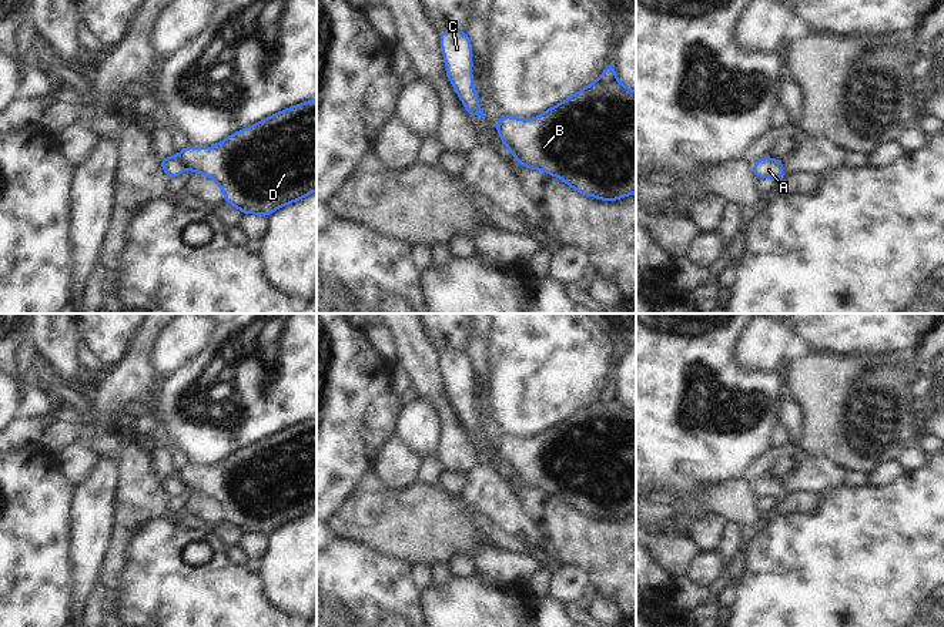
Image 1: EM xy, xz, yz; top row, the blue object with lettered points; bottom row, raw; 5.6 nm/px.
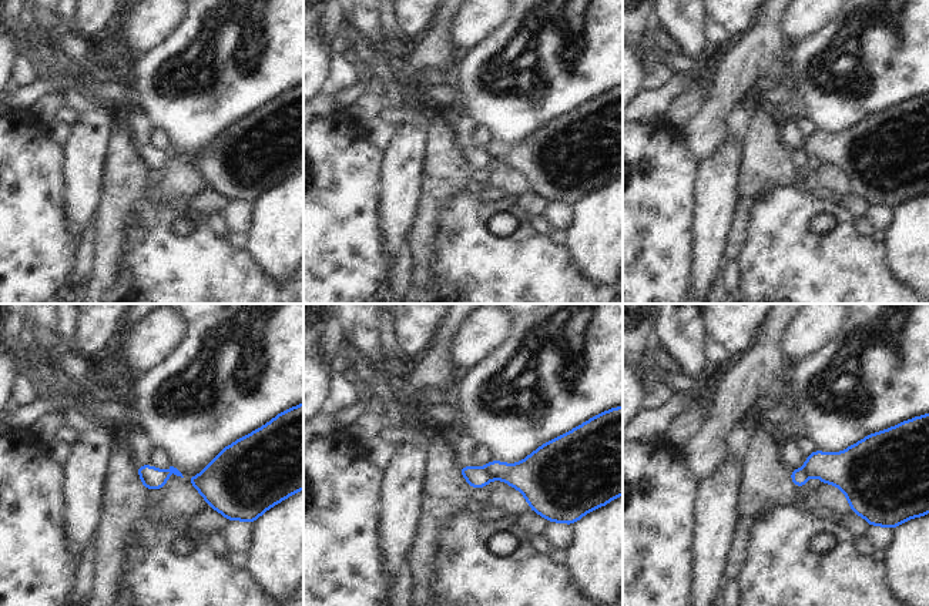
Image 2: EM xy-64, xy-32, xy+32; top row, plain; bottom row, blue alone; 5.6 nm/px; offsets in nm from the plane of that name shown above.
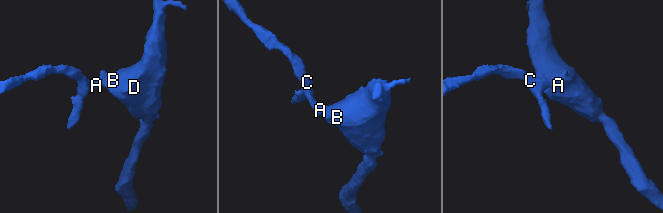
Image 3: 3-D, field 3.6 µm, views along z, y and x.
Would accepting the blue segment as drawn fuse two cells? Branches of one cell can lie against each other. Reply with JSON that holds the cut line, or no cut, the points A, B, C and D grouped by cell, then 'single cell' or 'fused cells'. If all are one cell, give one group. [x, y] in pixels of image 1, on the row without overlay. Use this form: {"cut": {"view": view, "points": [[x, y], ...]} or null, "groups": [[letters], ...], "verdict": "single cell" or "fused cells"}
{"cut": {"view": "xy", "points": [[176, 475], [186, 486]]}, "groups": [["A", "C"], ["B", "D"]], "verdict": "fused cells"}

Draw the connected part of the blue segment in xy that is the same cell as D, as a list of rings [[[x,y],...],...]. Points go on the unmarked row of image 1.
[[[317,418],[240,449],[214,466],[187,465],[177,476],[185,487],[214,499],[224,519],[242,533],[268,536],[317,509]]]

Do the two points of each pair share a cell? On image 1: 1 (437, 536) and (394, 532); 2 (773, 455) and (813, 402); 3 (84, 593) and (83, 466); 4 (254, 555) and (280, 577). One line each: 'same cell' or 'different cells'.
1: same cell
2: different cells
3: different cells
4: different cells

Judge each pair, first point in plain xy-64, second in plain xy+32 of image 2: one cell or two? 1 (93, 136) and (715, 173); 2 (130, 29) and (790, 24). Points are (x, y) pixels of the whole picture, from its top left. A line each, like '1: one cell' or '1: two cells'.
1: one cell
2: one cell

